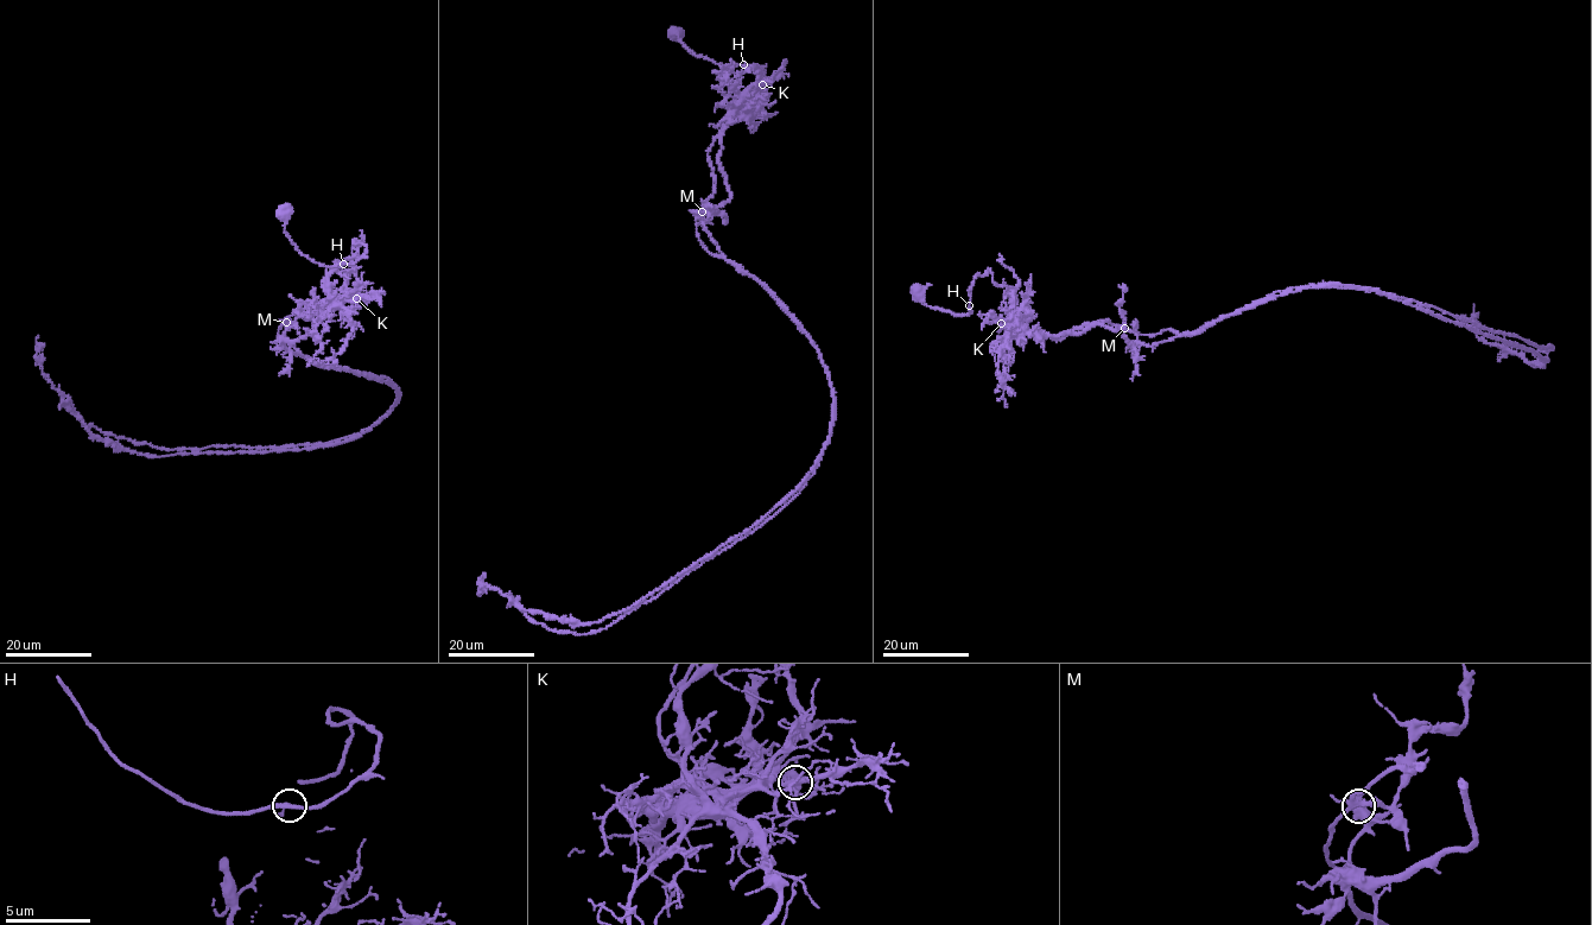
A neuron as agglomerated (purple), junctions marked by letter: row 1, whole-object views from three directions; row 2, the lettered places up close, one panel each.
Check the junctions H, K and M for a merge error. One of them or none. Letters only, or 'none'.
K

